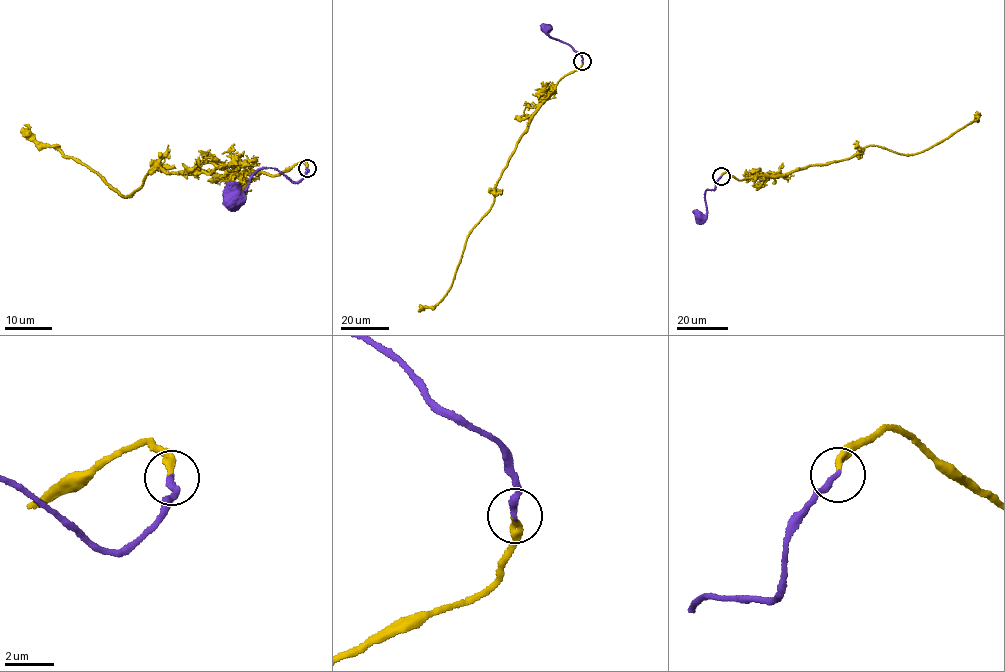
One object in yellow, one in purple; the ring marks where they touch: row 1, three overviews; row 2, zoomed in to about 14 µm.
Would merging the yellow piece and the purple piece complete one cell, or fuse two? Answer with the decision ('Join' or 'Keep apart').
Join

